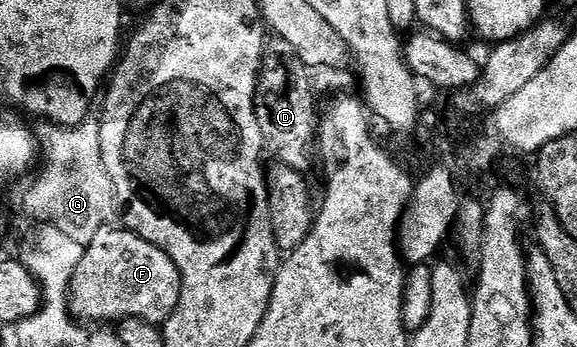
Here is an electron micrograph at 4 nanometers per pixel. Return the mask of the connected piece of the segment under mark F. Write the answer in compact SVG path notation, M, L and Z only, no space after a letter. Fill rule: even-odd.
M106 224L98 232L94 232L94 240L90 240L84 247L82 262L78 264L73 274L72 282L68 290L68 310L72 317L81 323L96 322L92 324L116 324L122 318L137 318L143 322L162 324L178 308L178 296L180 295L180 273L162 252L154 244L142 240L134 232L124 229L123 225Z

